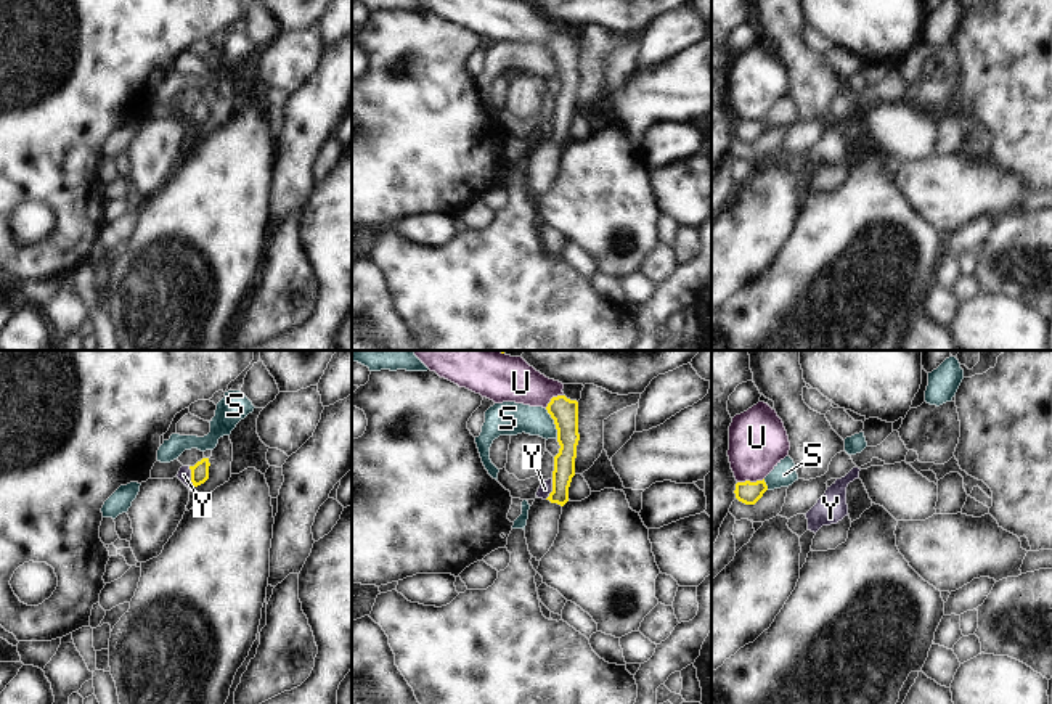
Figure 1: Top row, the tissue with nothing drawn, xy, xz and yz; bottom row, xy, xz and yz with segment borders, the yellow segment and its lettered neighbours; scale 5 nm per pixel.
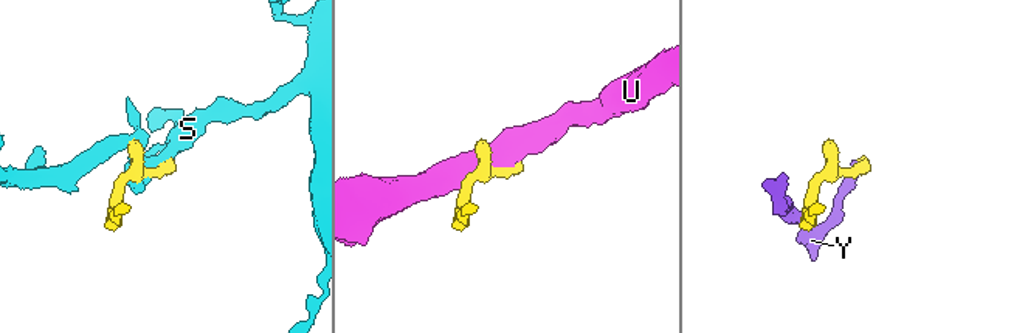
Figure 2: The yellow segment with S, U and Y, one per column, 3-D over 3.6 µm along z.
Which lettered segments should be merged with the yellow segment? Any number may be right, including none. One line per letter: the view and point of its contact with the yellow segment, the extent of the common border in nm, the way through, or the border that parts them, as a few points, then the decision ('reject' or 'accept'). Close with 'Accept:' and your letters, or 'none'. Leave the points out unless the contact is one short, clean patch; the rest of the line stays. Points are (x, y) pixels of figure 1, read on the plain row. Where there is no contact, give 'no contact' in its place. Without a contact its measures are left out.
S: meets yellow in xz at (554, 63); contact 170 nm long; reject
U: meets yellow in yz at (749, 121); contact 140 nm long; reject
Y: meets yellow in xy at (191, 116); contact 110 nm long; border along xy (188, 106), (195, 126); reject
Accept: none

